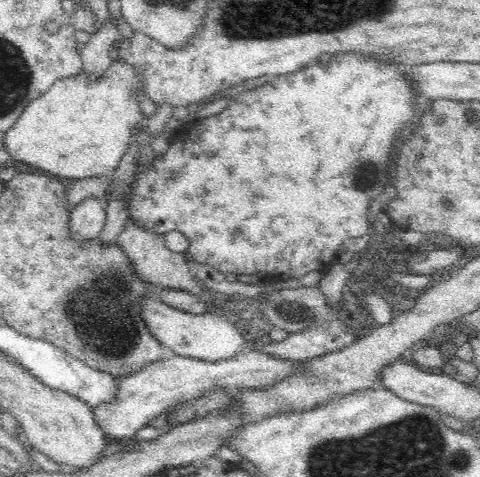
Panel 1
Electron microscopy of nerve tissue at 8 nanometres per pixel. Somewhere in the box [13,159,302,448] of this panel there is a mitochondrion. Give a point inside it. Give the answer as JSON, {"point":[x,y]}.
{"point":[91,311]}

